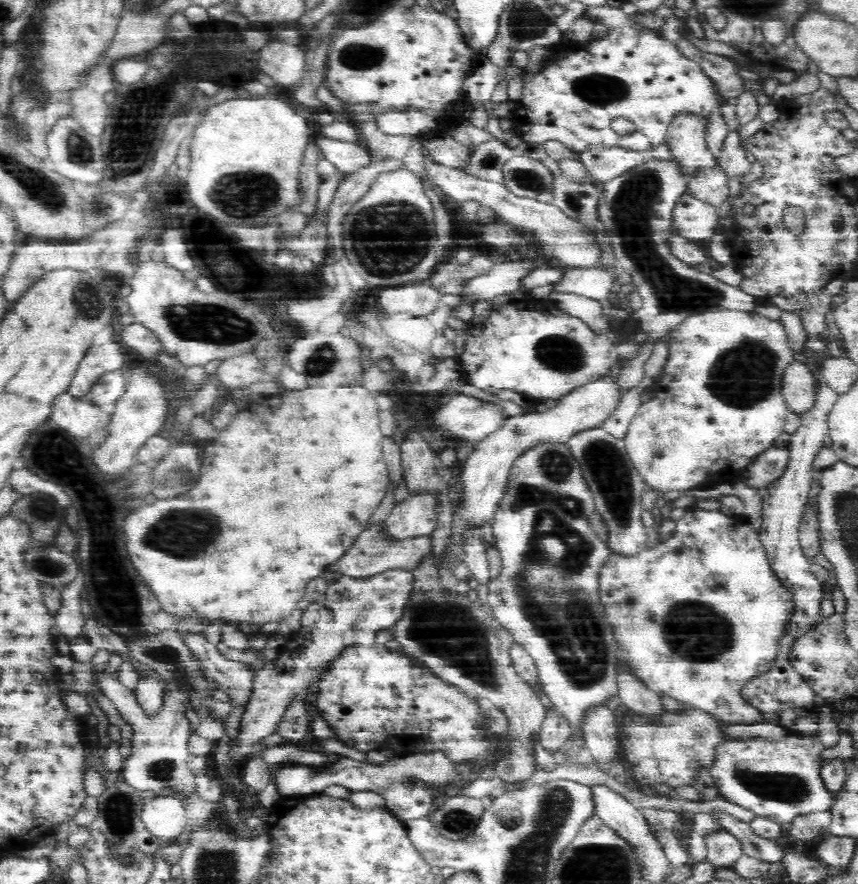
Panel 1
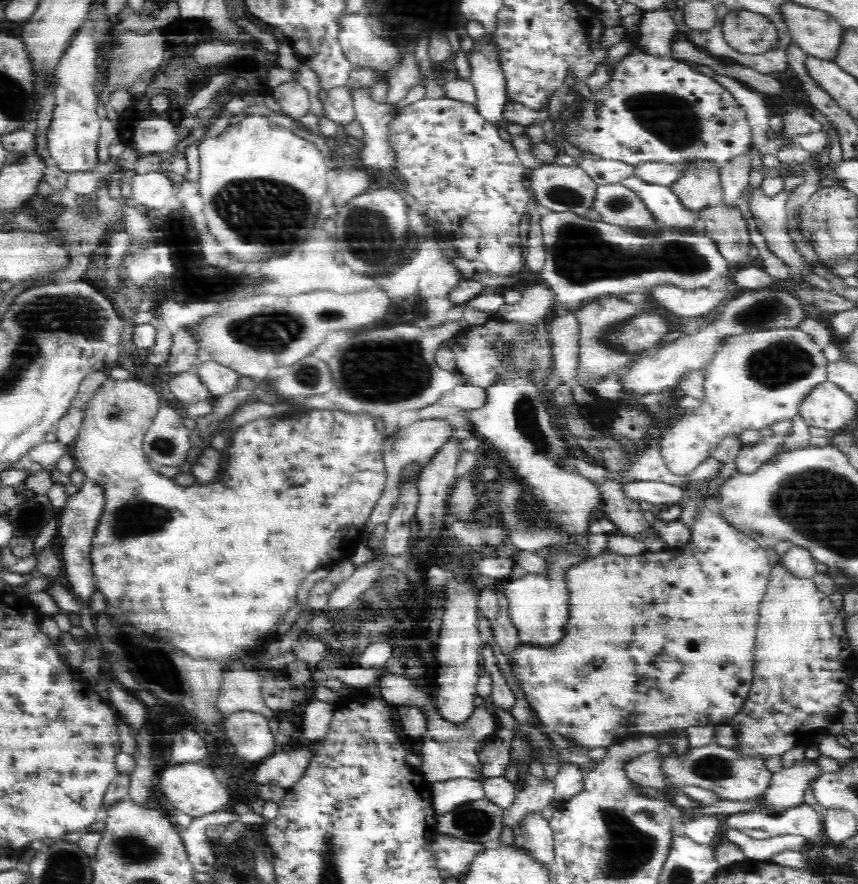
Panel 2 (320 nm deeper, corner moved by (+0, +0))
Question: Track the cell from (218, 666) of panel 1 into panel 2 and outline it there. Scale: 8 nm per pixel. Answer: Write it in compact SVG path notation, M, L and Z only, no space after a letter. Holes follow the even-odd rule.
M239 712L224 716L223 733L236 749L240 760L262 762L278 746L269 730L269 720L256 712Z

